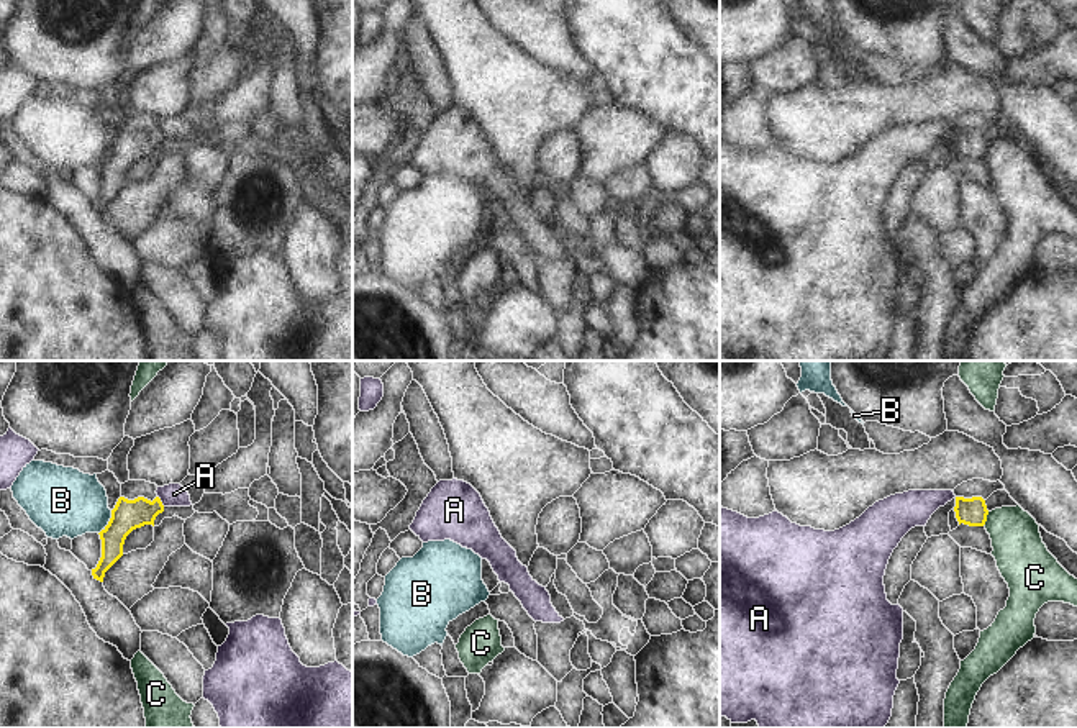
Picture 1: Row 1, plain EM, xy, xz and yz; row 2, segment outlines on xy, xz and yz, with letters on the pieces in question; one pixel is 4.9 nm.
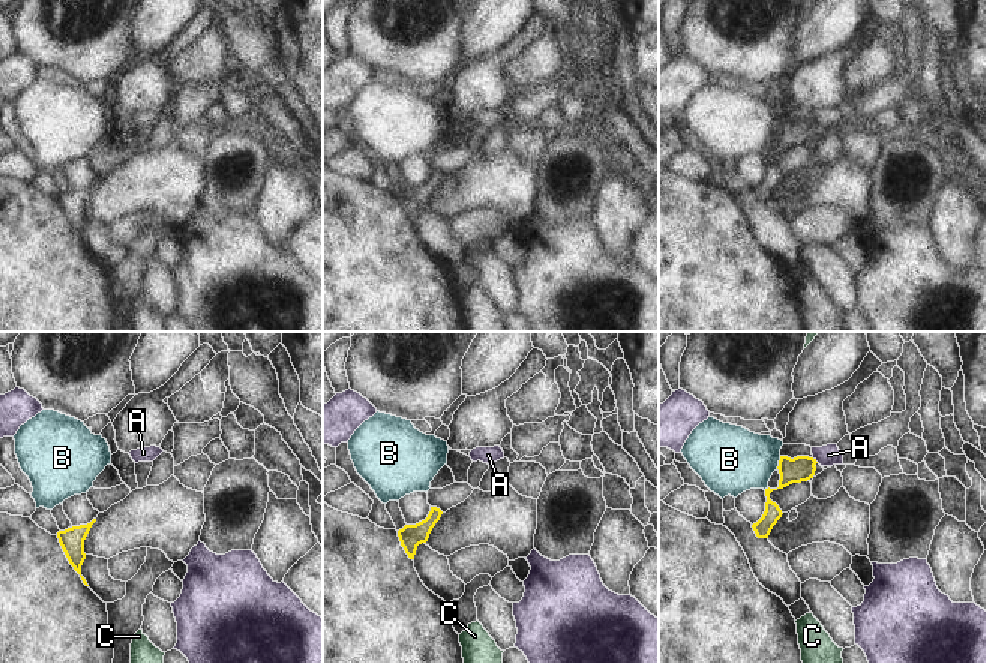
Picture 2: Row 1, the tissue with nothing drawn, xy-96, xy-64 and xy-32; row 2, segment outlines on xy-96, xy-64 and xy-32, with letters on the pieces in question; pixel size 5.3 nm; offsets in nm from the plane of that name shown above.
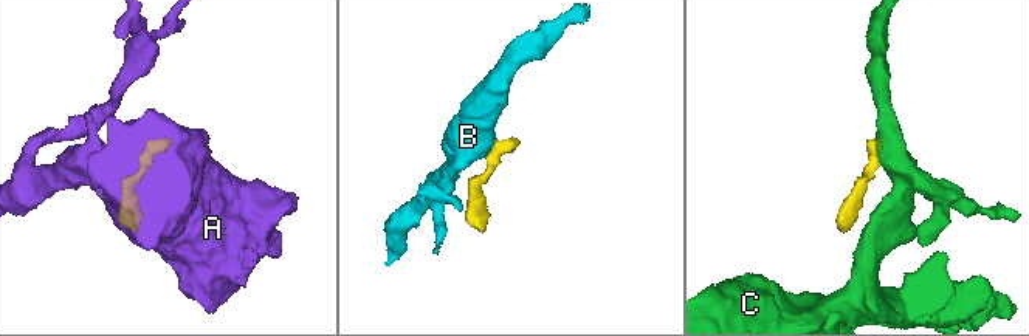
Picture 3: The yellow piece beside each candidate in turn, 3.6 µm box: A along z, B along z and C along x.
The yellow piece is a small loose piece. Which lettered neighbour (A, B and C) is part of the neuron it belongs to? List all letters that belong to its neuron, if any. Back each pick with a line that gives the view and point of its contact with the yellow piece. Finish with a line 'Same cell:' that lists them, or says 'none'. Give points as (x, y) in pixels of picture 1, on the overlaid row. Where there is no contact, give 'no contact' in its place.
Same cell: none

